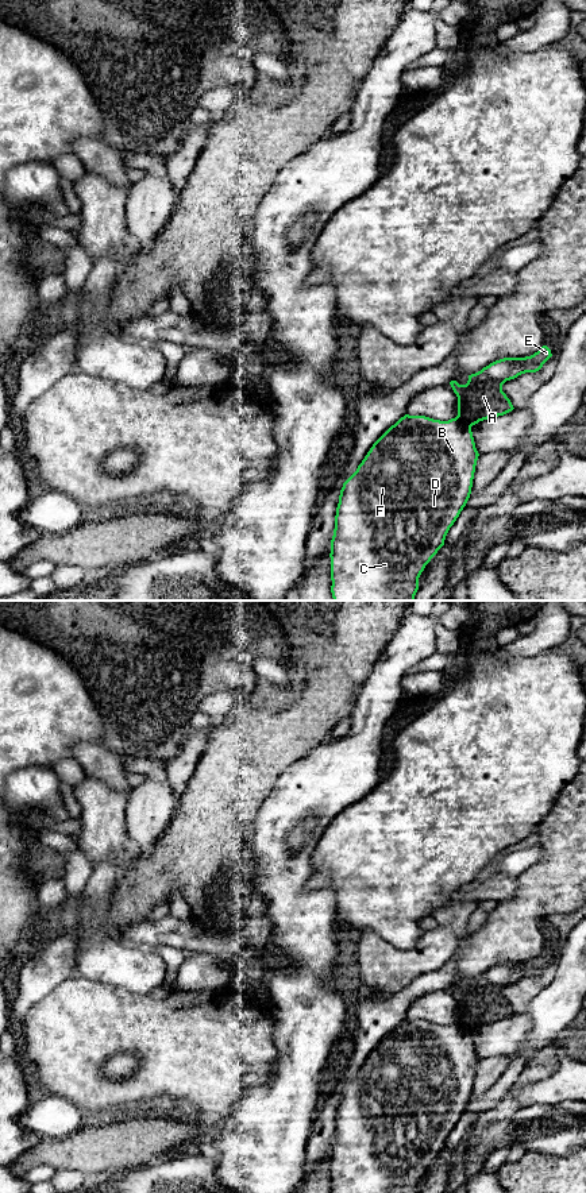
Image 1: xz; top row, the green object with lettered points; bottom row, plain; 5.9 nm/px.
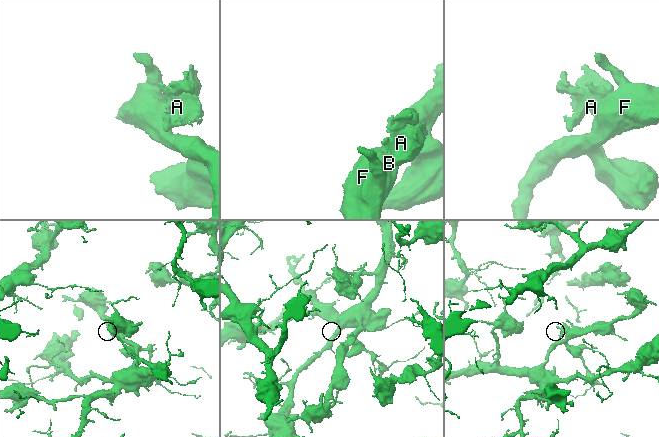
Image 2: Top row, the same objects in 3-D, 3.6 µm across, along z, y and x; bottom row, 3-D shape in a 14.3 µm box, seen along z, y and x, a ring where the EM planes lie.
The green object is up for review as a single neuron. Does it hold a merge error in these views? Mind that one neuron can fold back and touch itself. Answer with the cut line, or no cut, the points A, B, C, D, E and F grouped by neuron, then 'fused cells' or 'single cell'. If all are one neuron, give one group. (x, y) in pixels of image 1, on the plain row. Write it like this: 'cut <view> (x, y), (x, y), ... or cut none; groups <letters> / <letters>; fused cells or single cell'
cut xz (457, 1020), (471, 1030); groups A E / B C D F; fused cells

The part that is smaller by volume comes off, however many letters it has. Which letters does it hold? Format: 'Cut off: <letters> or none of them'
Cut off: A, E

